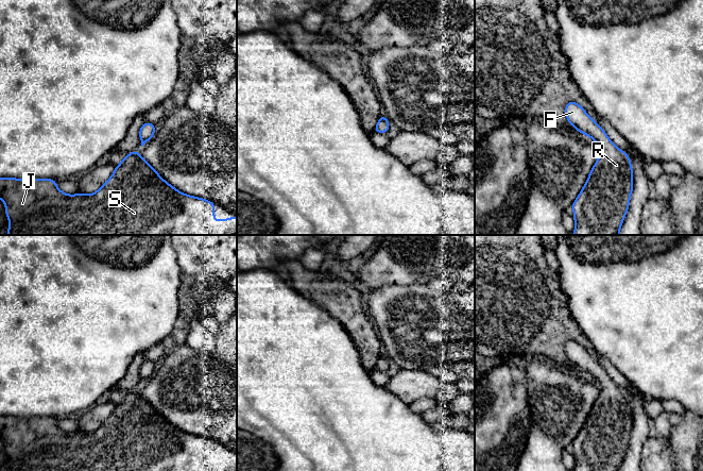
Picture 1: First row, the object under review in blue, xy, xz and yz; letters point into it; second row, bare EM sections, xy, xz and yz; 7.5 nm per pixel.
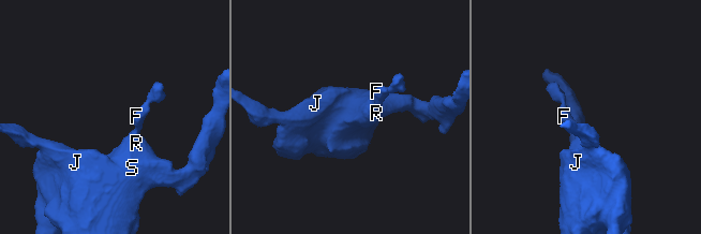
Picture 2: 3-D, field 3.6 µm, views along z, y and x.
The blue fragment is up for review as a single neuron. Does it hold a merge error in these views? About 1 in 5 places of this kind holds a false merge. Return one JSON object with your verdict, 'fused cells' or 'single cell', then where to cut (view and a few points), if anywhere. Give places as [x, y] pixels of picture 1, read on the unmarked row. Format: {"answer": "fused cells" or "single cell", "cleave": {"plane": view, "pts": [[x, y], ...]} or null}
{"answer": "single cell", "cleave": null}

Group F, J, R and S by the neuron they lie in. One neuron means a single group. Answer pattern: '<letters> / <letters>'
F J R S

